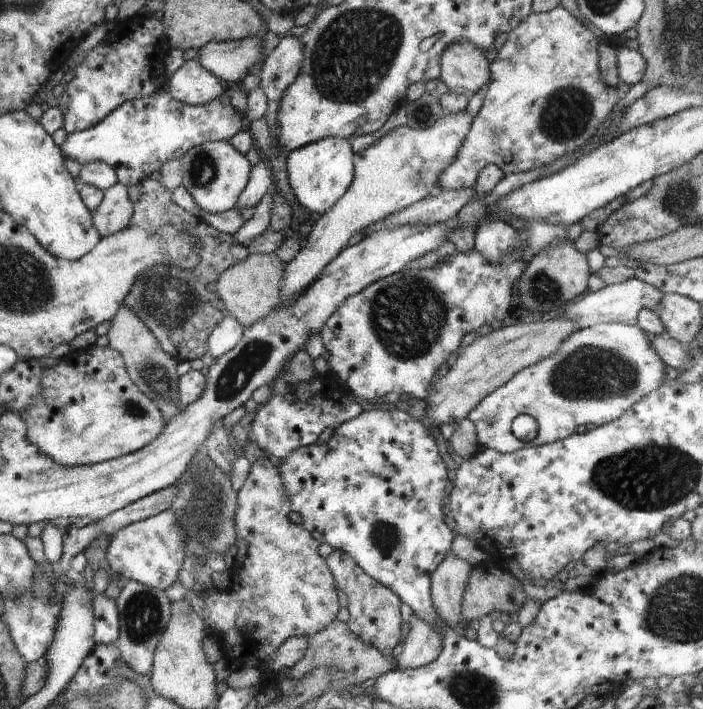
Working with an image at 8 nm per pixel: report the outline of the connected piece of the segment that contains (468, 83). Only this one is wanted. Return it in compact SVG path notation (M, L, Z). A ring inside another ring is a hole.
M461 41L442 54L440 80L453 94L471 97L489 84L489 64L485 52Z

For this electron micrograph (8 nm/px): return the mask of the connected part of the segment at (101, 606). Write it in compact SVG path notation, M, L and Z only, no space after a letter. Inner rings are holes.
M98 594L93 600L95 645L114 645L119 638L119 619L115 600Z

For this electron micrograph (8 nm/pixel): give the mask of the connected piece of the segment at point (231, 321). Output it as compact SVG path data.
M225 317L208 336L206 352L216 359L236 346L242 339L244 328L232 317Z

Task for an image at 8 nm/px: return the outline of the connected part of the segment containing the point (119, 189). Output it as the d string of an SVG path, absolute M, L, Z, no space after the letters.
M121 183L104 191L103 200L93 213L94 227L99 236L106 237L127 228L132 218L133 206L127 187Z

